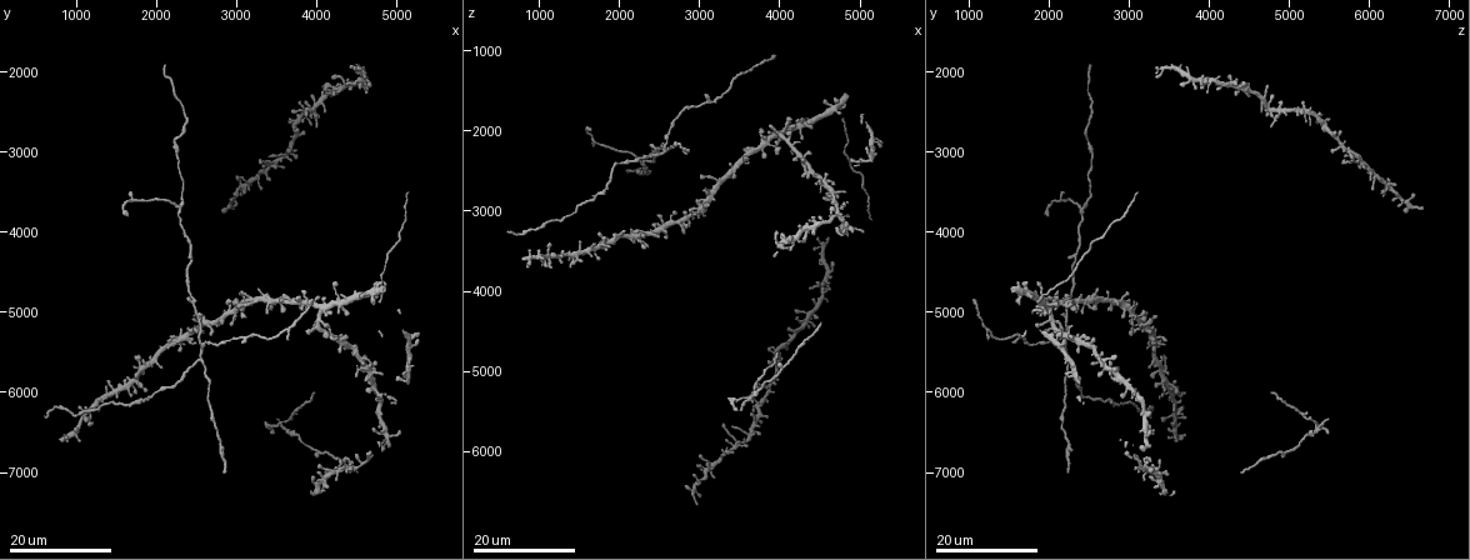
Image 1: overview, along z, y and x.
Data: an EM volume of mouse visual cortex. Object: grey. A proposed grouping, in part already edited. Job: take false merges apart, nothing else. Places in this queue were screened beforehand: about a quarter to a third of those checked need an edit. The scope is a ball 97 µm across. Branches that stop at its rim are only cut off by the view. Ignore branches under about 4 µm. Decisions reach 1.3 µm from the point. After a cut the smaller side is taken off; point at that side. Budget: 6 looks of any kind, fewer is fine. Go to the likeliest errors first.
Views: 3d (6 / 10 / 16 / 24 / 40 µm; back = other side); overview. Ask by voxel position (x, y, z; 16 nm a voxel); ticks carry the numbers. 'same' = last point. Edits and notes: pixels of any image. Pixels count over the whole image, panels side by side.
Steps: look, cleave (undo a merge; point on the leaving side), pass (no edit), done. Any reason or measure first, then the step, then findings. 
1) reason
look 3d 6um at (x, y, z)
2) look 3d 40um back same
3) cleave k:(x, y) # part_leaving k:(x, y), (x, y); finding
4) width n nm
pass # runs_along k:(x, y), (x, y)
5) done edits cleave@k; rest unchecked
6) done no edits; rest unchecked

small branch off a trunk
look 3d 16um at (3450, 3150, 5900)

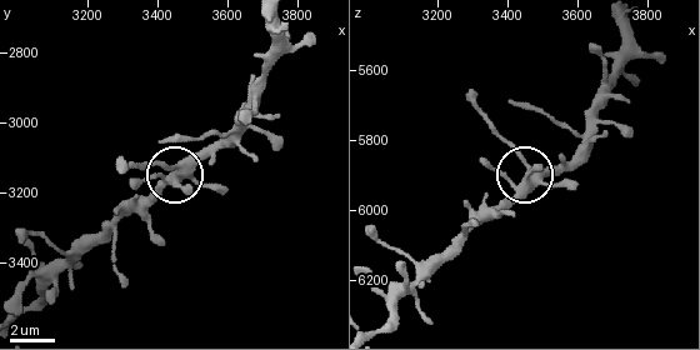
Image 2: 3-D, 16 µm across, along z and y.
zoom in
look 3d 6um same

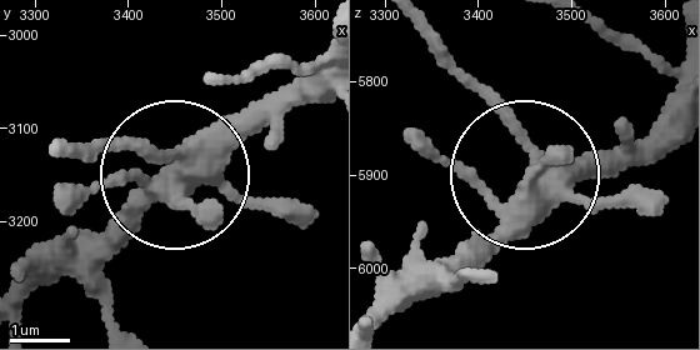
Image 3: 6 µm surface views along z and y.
width 410 nm
pass # one neuron here

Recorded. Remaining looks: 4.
arms part here
look 3d 24um at (2300, 3700, 2400)

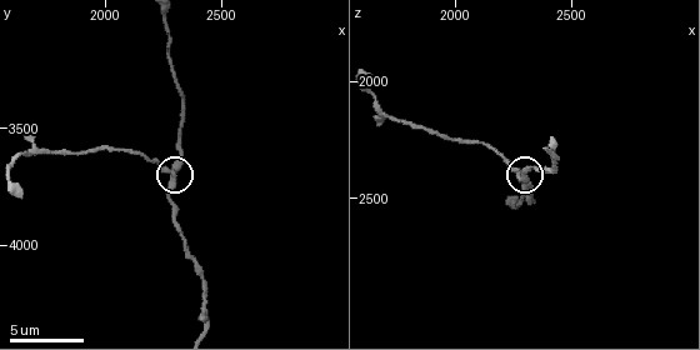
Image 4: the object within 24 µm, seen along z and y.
closer look
look 3d 6um same

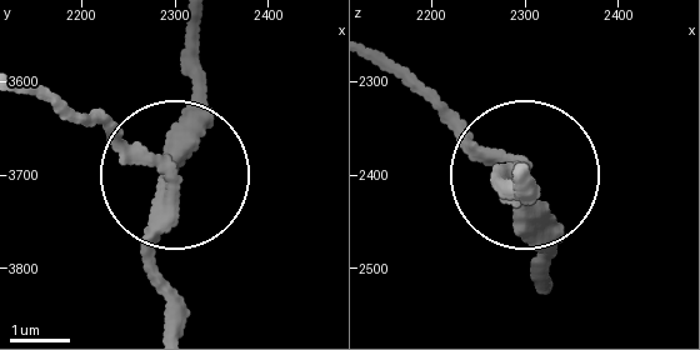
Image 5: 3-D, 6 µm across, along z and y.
arms 3
cleave 5:(138, 141) # part_leaving 5:(156, 221), (156, 173), (21, 88); a second neuron is stuck on

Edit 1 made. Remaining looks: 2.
look 3d 16um at (3100, 5350, 1600)

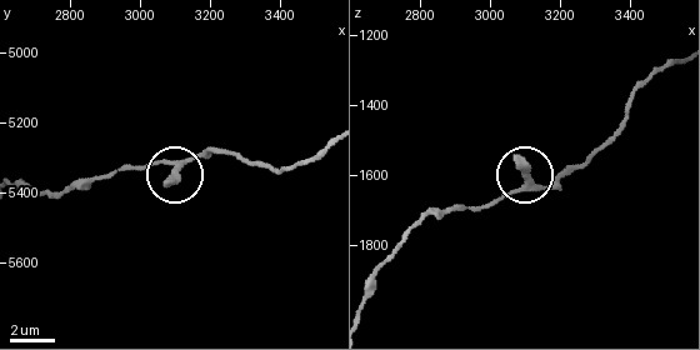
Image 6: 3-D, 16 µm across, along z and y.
look 3d 10um at (3110, 5320, 1640)

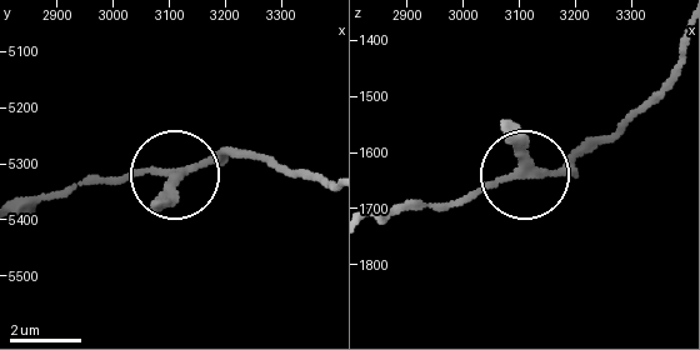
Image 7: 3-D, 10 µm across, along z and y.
width 190 nm
pass # runs_along 7:(24, 198), (166, 176), (244, 150); one neuron here

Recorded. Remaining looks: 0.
done edits cleave@5; rest unchecked

